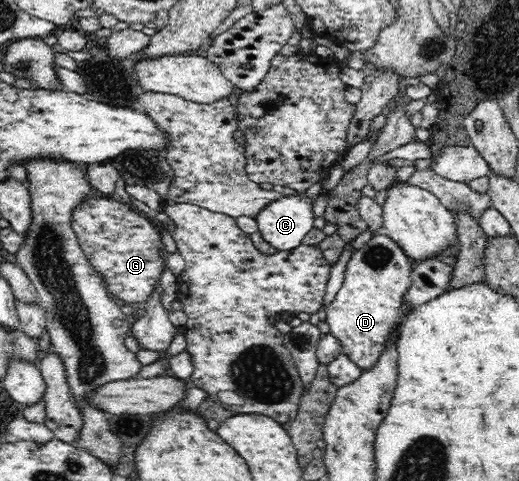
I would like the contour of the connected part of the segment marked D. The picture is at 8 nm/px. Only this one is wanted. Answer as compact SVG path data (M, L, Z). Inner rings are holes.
M378 231L371 235L370 240L360 249L356 250L347 263L345 278L335 299L325 307L326 319L330 327L330 333L340 340L342 353L346 354L354 364L360 367L360 371L371 368L379 358L385 343L400 331L409 313L403 313L403 295L411 284L409 273L412 262L407 253L396 243L388 233Z

